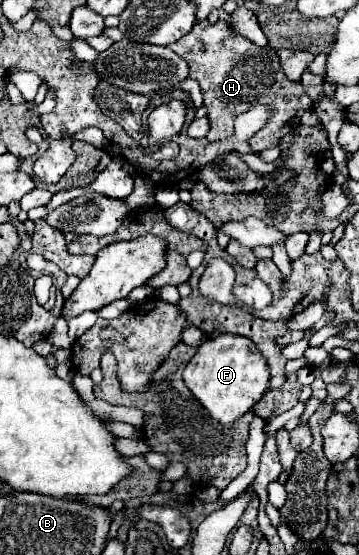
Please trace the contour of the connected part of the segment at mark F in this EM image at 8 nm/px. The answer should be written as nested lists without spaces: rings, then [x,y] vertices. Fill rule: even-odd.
[[[220,333],[220,337],[208,339],[198,347],[196,355],[184,369],[184,383],[206,407],[212,419],[228,425],[248,413],[252,405],[262,399],[262,395],[270,389],[270,373],[264,355],[258,351],[252,339]]]

